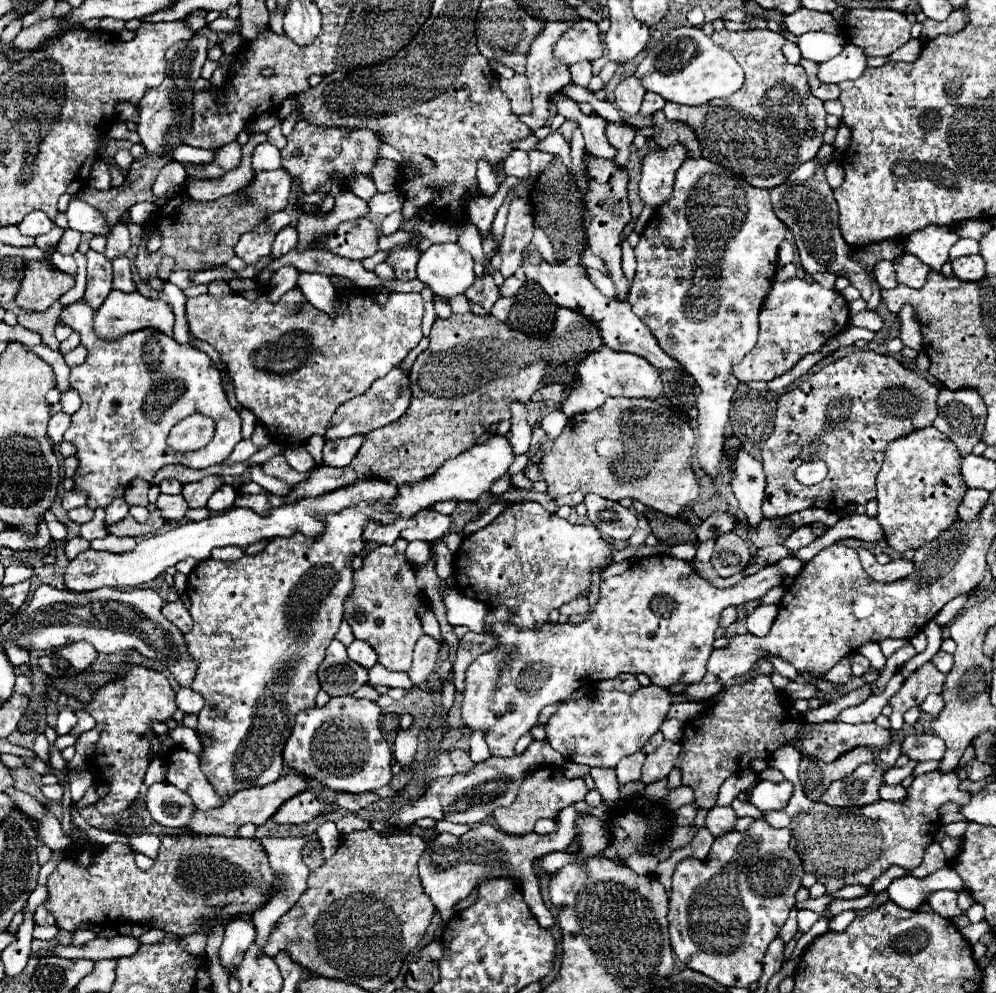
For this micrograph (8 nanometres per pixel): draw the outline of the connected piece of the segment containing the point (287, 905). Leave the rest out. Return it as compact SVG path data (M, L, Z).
M311 834L311 836L307 836L307 838L275 838L275 836L271 836L271 838L261 838L261 844L263 844L263 848L267 850L267 854L269 854L269 862L271 862L271 868L275 868L275 870L279 870L279 876L277 876L277 880L275 880L275 890L271 892L271 898L269 898L269 902L267 904L263 904L263 908L259 908L259 912L255 912L255 916L251 918L253 920L253 924L255 924L255 930L257 930L257 944L263 948L263 944L267 942L267 936L269 936L269 932L273 930L273 926L277 924L277 920L279 920L279 916L283 916L287 910L291 910L293 906L295 906L295 902L299 900L299 896L305 892L305 888L307 888L307 878L309 878L309 868L303 864L303 860L301 860L301 848L303 848L303 844L305 842L309 842L309 840L315 840L317 836L315 834Z

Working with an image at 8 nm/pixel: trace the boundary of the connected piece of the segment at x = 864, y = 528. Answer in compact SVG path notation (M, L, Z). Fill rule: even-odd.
M855 514L851 518L841 518L821 538L817 538L815 542L811 542L809 546L803 546L797 552L791 552L791 556L795 556L797 560L801 560L805 564L819 550L823 550L825 546L831 546L831 544L835 544L837 540L843 540L843 538L857 538L857 540L865 540L865 542L879 542L881 538L885 538L885 532L883 532L881 526L877 526L875 518Z

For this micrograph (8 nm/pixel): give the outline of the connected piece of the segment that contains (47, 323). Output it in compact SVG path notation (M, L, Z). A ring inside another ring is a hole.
M55 302L45 312L21 312L17 316L17 320L19 320L19 326L23 326L27 330L33 330L33 332L39 332L43 336L43 344L49 346L51 350L59 352L59 340L55 338L53 330L55 330L55 324L57 324L57 318L59 318L61 310L63 308L59 306L59 302Z

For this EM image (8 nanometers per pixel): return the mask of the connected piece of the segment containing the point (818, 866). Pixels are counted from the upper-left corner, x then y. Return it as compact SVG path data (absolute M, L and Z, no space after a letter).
M927 772L913 780L901 802L881 800L851 810L811 802L803 794L803 786L797 784L789 806L783 808L783 812L763 812L763 820L791 832L791 848L795 848L803 860L805 872L815 874L815 878L825 884L827 892L835 892L849 884L867 886L893 864L907 870L921 864L925 848L941 828L939 806L945 802L963 806L971 798L967 792L959 790L959 782L955 772Z

